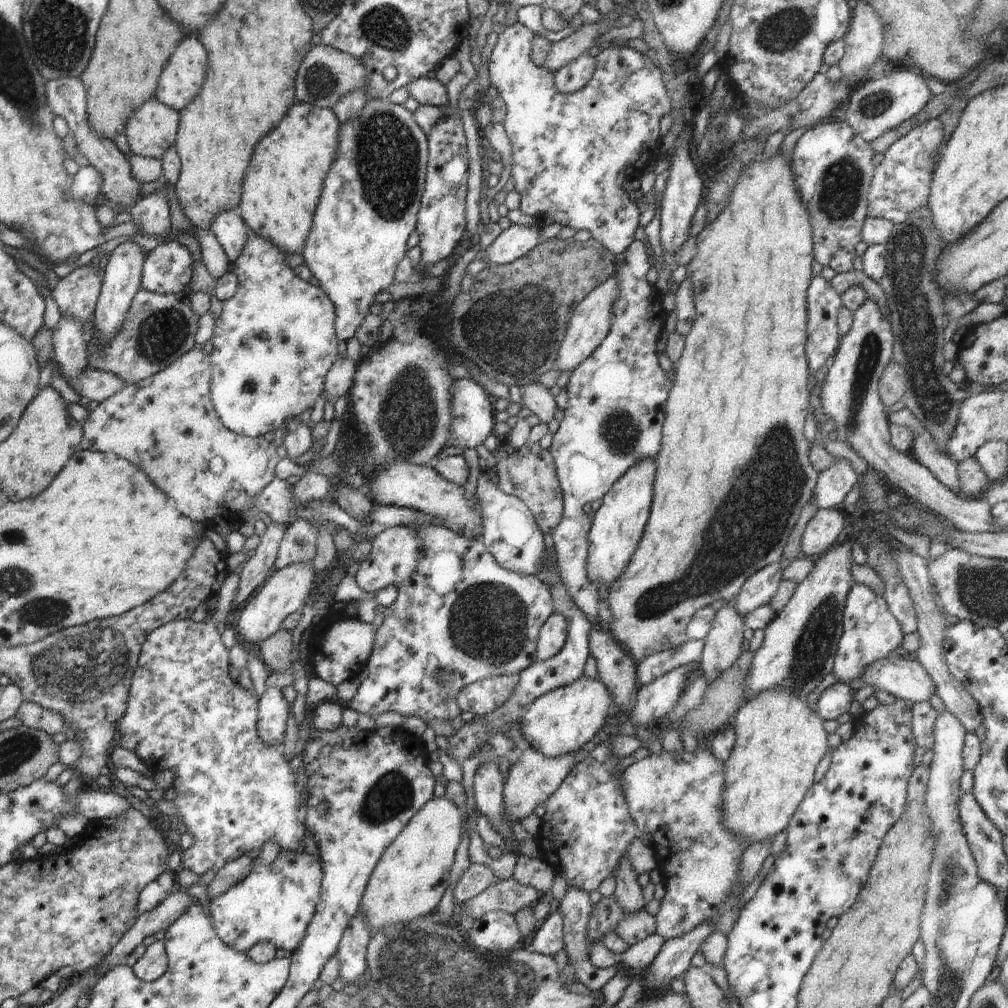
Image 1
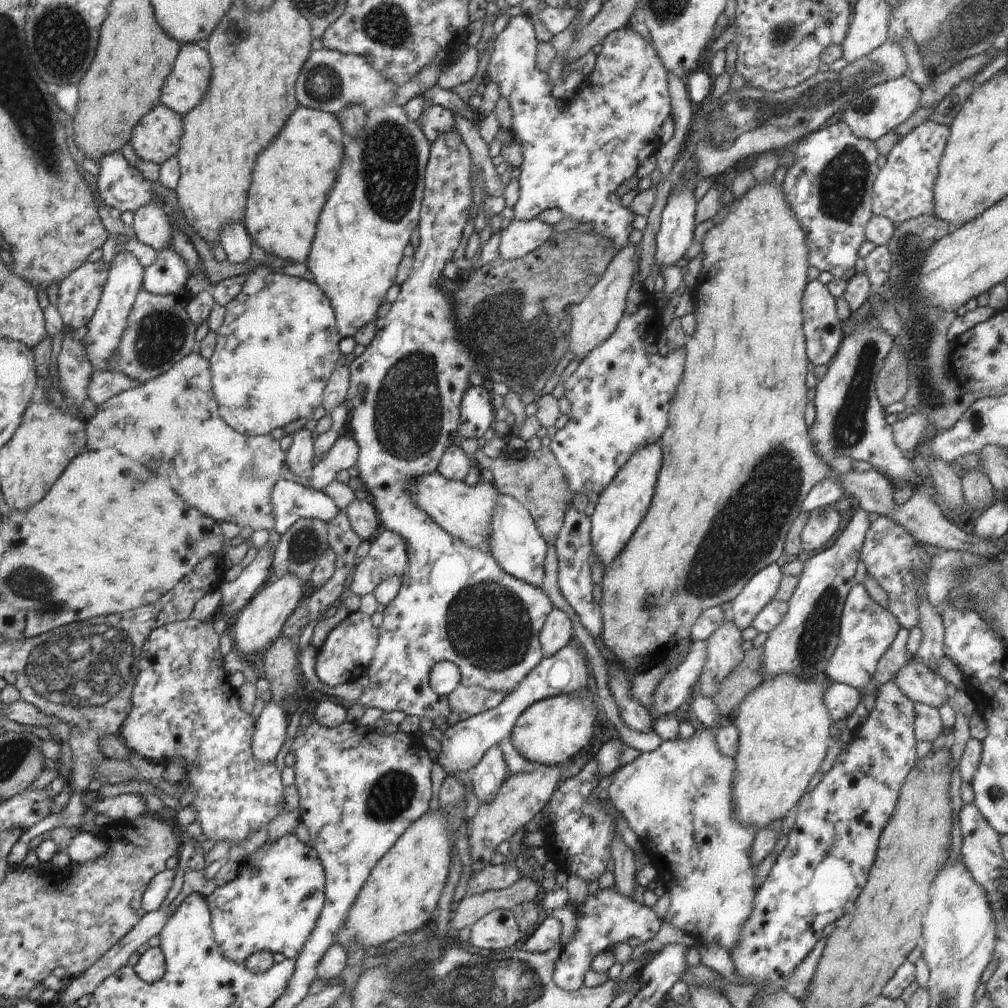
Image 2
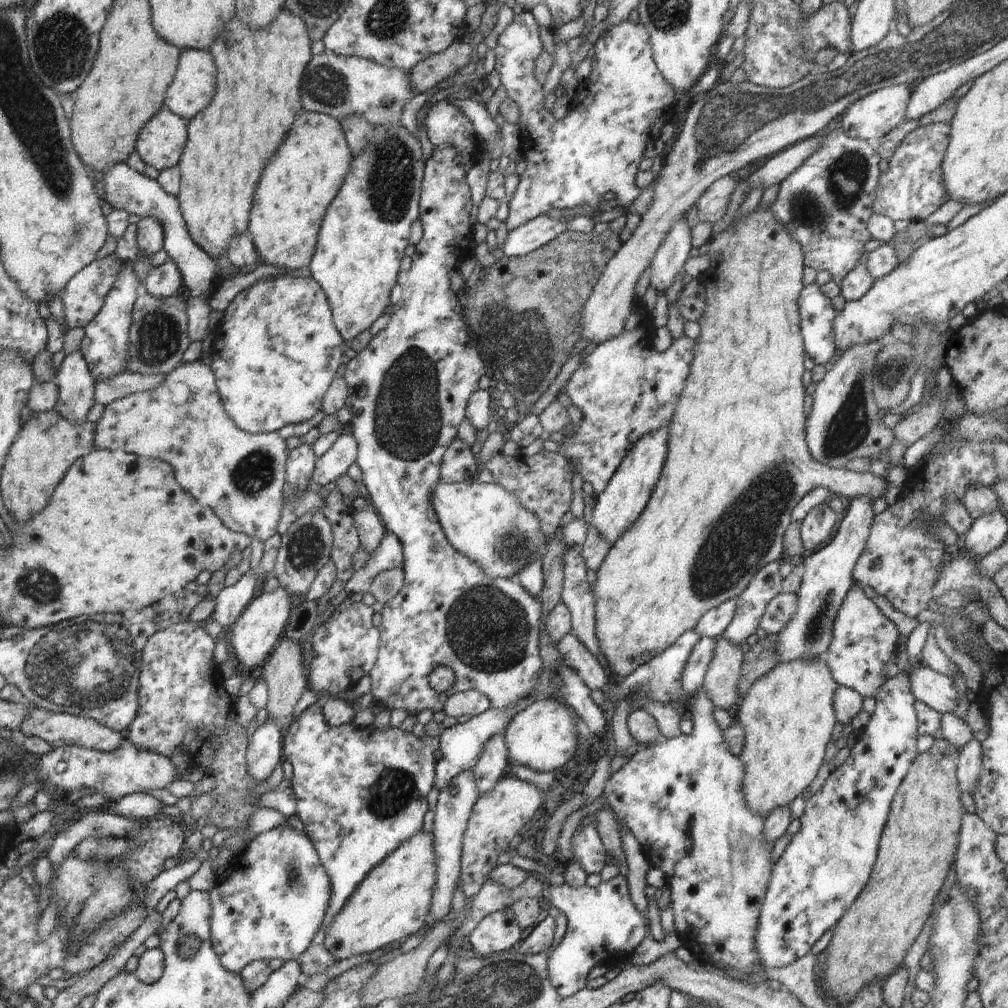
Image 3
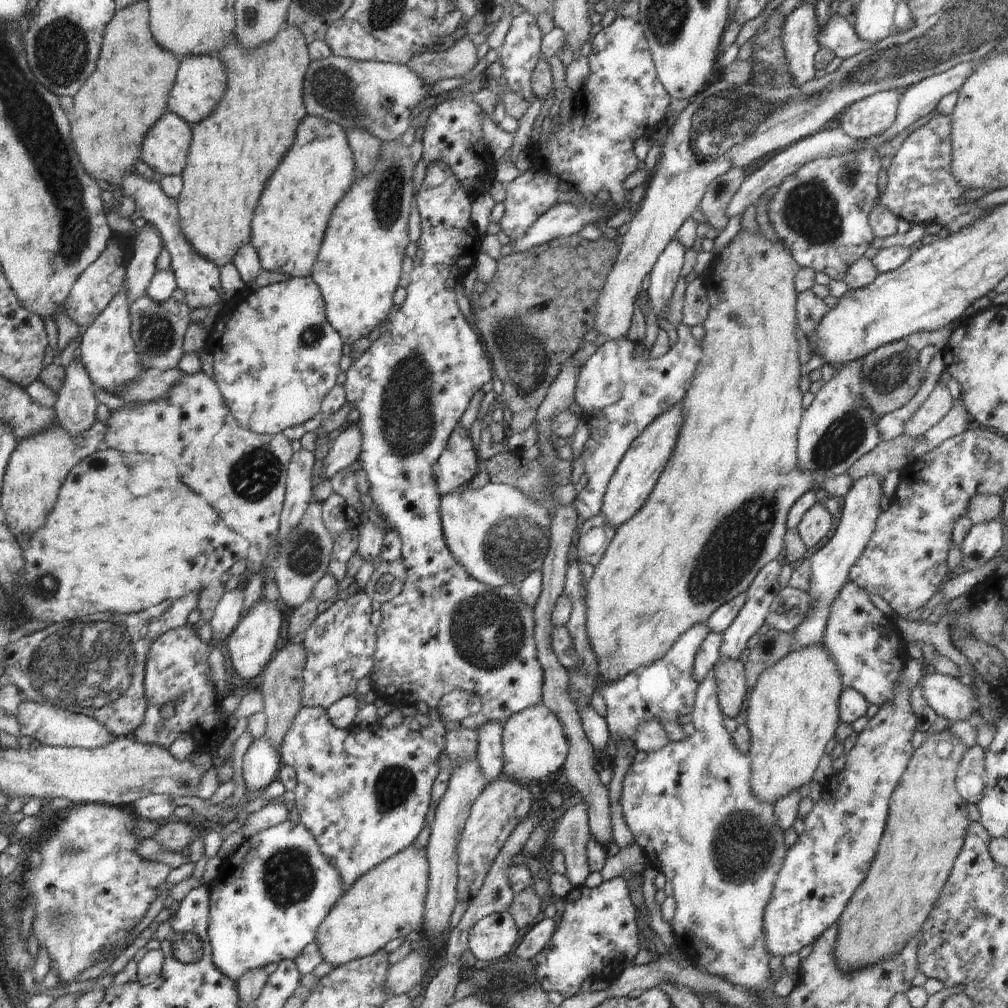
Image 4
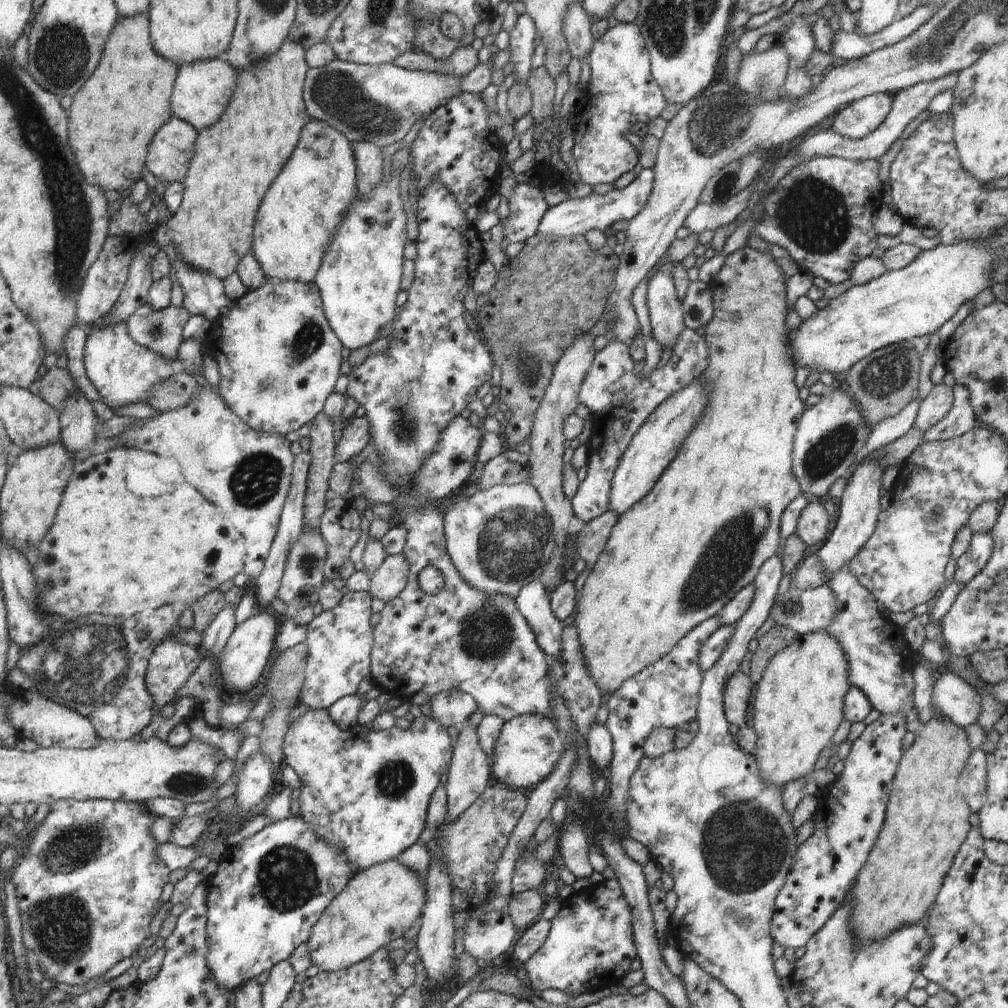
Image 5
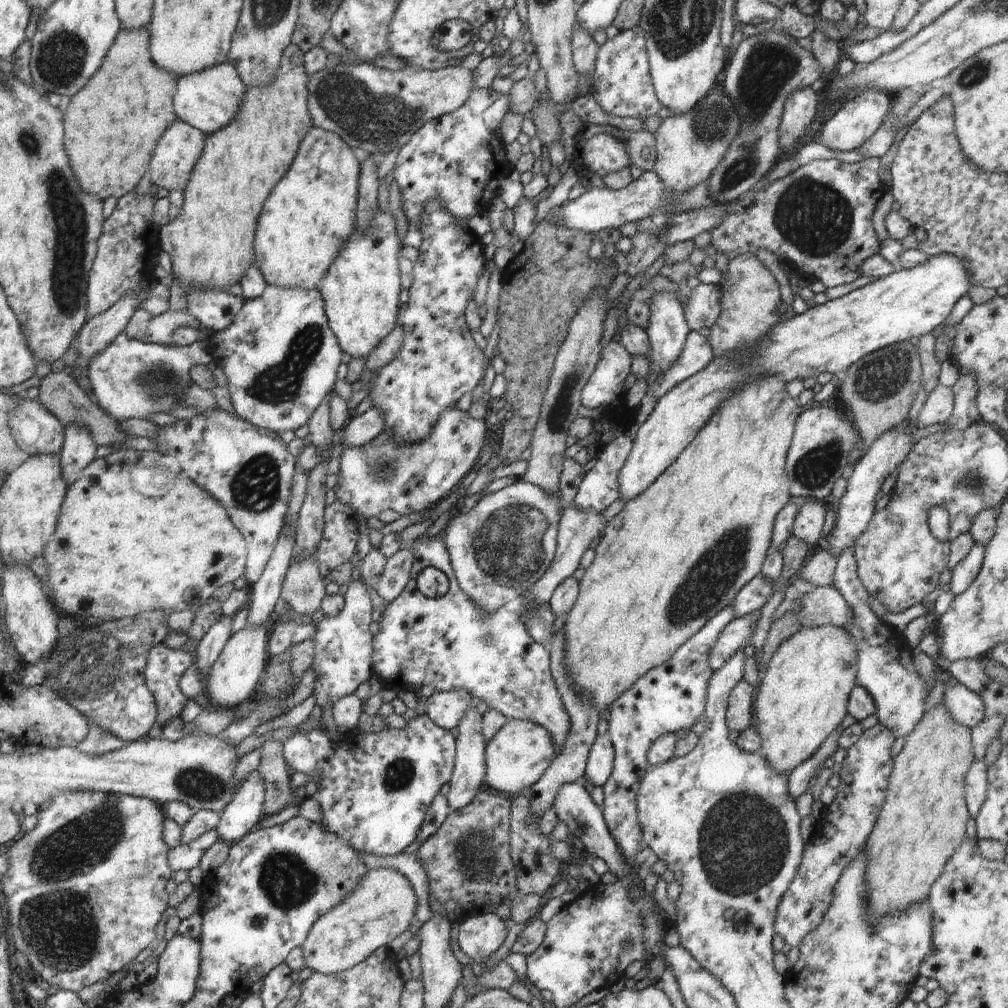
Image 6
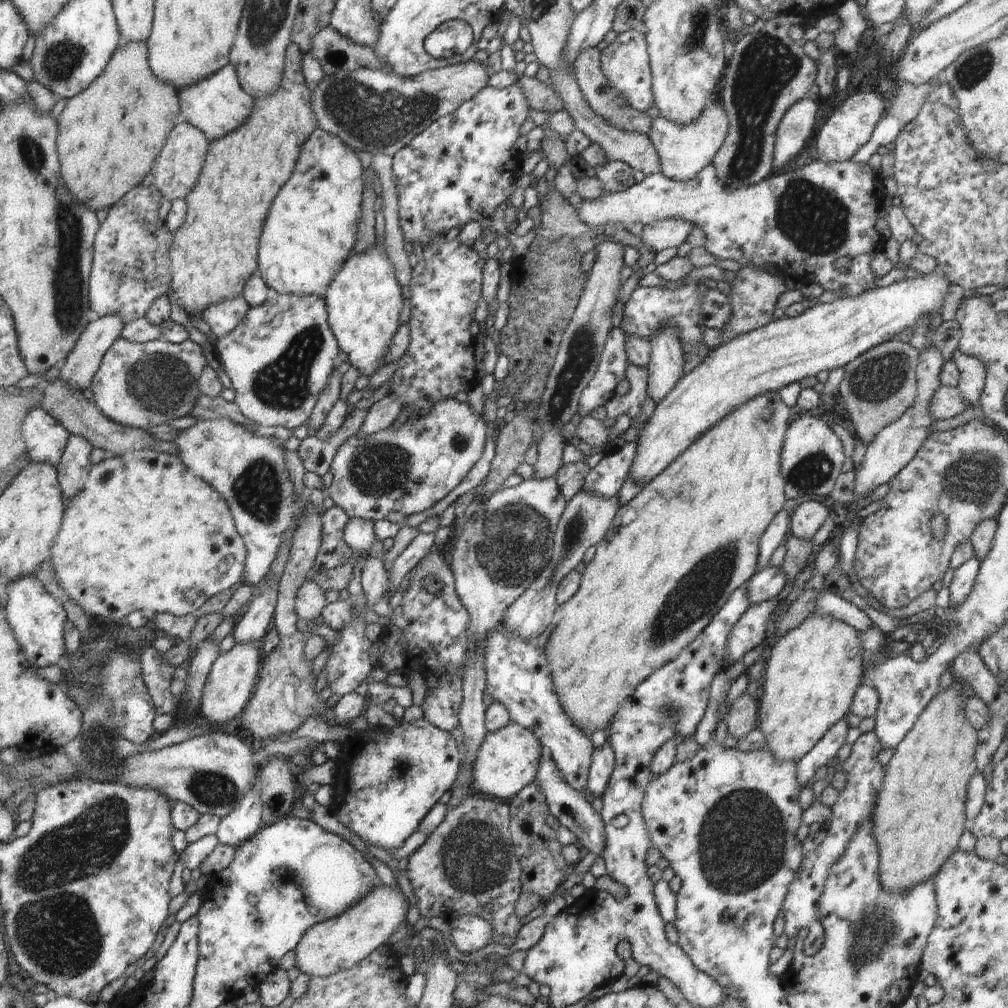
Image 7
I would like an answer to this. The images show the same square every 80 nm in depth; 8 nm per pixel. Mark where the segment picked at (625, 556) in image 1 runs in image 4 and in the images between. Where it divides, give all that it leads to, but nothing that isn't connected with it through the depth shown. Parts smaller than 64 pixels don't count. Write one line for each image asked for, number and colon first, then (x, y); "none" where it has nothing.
2: (622, 505)
3: (627, 493)
4: (637, 472)

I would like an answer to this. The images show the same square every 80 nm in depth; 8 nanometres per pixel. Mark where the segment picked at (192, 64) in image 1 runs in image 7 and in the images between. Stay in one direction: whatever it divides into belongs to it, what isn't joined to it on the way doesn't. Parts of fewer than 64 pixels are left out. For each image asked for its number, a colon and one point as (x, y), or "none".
2: (187, 84)
3: (195, 84)
4: (200, 81)
5: (202, 89)
6: (207, 100)
7: (218, 105)

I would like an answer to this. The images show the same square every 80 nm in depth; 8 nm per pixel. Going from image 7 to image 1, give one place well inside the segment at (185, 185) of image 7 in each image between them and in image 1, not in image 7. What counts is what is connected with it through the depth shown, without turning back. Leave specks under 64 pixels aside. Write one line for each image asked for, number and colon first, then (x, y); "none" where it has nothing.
1: (151, 130)
2: (156, 138)
3: (160, 142)
4: (165, 147)
5: (172, 148)
6: (179, 148)

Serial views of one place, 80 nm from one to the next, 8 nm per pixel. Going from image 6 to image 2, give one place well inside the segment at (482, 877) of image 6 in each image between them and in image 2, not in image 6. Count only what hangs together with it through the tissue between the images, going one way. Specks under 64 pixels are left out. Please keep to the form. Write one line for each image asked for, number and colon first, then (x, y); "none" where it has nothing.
2: (521, 796)
3: (497, 816)
4: (495, 813)
5: (470, 846)

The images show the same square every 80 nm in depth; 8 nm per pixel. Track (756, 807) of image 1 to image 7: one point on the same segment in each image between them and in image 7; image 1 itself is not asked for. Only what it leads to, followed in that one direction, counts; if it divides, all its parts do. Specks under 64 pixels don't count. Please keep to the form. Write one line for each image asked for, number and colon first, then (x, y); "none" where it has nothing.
2: (784, 726)
3: (788, 715)
4: (792, 712)
5: (797, 706)
6: (802, 696)
7: (812, 672)

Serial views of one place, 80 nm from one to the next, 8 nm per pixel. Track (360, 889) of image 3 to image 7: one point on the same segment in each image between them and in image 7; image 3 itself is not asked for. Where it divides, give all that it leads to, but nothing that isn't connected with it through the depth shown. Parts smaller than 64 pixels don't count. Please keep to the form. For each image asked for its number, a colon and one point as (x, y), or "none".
4: (387, 902)
5: (380, 903)
6: (382, 906)
7: (340, 943)

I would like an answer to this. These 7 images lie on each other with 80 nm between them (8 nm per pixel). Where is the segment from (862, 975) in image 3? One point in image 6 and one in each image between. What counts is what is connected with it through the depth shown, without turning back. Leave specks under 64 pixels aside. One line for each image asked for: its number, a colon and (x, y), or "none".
4: (927, 821)
5: (926, 821)
6: (922, 822)

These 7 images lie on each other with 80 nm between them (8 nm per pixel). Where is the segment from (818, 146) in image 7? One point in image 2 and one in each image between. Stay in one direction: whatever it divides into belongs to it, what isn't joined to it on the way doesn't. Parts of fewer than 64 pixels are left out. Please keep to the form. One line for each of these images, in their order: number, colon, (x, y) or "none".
2: (875, 112)
3: (873, 116)
4: (874, 114)
5: (854, 121)
6: (859, 117)

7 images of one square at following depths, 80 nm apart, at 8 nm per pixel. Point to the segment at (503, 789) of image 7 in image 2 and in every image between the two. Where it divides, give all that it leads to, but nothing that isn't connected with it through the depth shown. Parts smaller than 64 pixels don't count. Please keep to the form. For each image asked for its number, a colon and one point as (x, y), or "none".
2: (553, 730)
3: (543, 736)
4: (535, 747)
5: (527, 748)
6: (516, 757)

